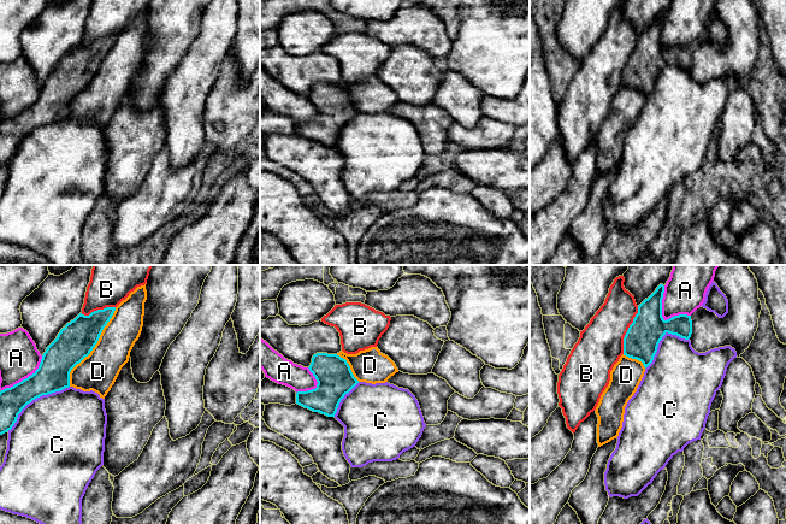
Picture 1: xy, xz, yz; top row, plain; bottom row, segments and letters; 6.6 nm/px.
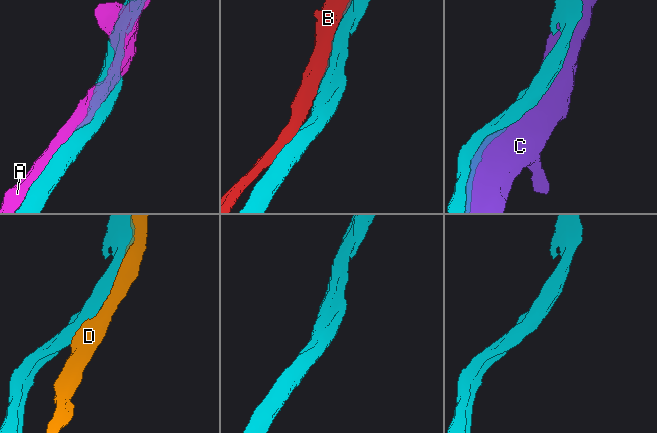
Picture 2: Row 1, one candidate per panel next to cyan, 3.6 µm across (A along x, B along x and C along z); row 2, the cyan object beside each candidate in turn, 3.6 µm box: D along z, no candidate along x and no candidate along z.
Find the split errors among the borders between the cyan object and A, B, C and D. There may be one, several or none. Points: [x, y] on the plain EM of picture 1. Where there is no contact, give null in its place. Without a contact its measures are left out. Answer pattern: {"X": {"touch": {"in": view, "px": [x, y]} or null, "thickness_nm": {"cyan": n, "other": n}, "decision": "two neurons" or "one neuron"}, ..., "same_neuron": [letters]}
{"A": {"touch": {"in": "yz", "px": [661, 46]}, "thickness_nm": {"cyan": 240, "other": 280}, "decision": "two neurons"}, "B": {"touch": {"in": "yz", "px": [627, 60]}, "thickness_nm": {"cyan": 240, "other": 300}, "decision": "two neurons"}, "C": {"touch": {"in": "xy", "px": [34, 129]}, "thickness_nm": {"cyan": 220, "other": 480}, "decision": "two neurons"}, "D": {"touch": {"in": "xy", "px": [94, 76]}, "thickness_nm": {"cyan": 240, "other": 260}, "decision": "two neurons"}, "same_neuron": []}

